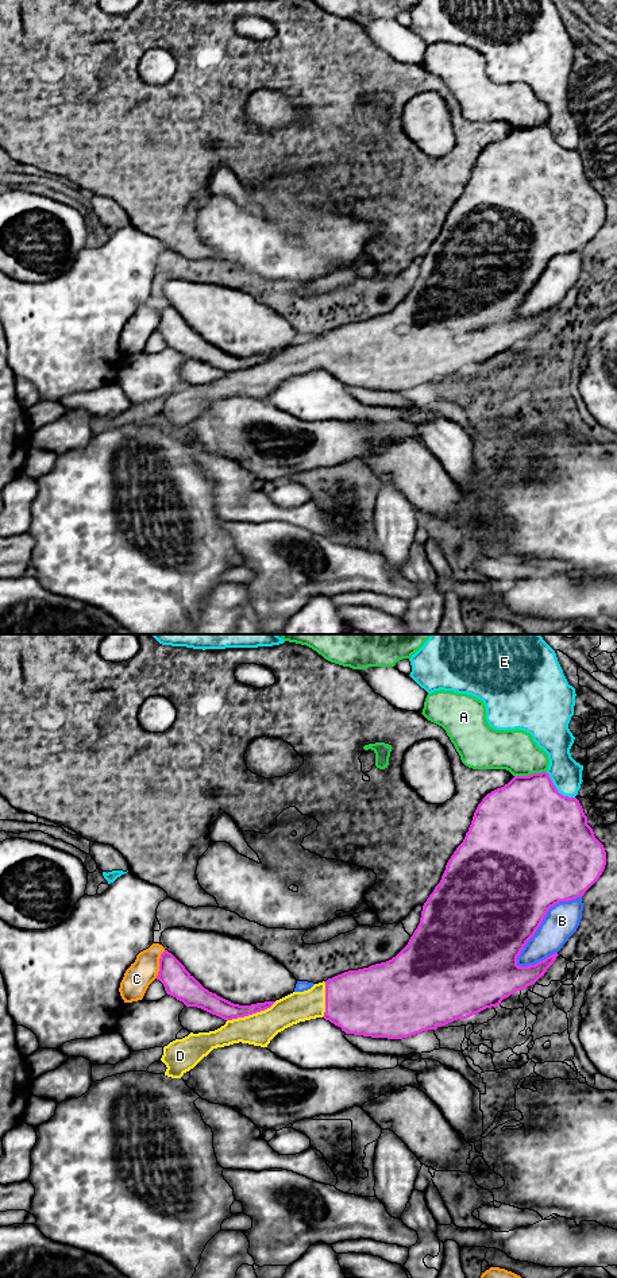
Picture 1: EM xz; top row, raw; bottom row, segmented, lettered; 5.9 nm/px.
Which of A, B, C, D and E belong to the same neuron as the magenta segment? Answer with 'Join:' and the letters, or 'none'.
Join: D, E

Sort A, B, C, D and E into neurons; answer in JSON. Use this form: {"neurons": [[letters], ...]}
{"neurons": [["A"], ["B"], ["C"], ["D", "E"]]}

